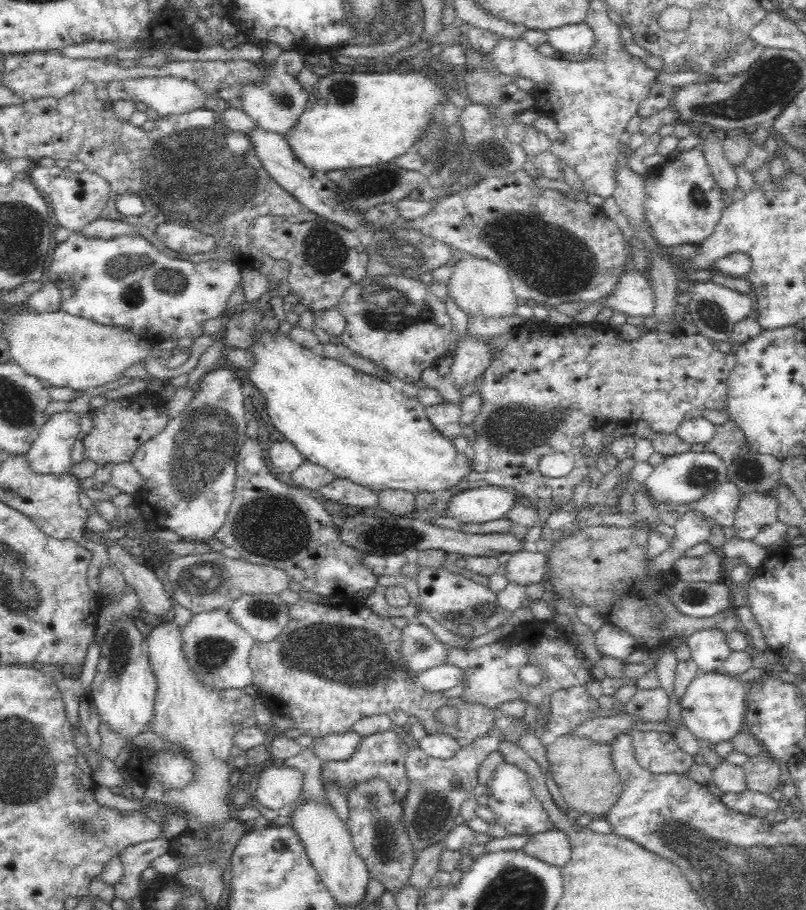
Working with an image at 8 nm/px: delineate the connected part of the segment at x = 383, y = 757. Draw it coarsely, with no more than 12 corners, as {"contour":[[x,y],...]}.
{"contour":[[394,730],[363,737],[348,760],[323,762],[342,794],[378,776],[403,800],[404,754]]}

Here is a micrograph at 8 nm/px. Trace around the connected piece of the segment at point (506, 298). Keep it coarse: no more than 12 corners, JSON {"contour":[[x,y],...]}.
{"contour":[[462,254],[449,296],[467,316],[514,316],[506,269]]}

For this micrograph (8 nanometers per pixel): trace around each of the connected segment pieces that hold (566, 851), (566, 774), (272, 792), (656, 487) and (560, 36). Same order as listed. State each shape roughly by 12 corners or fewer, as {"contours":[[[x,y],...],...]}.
{"contours":[[[557,828],[532,835],[523,851],[552,866],[571,859]],[[567,734],[545,745],[551,778],[580,815],[622,792],[609,743]],[[272,763],[252,798],[284,812],[303,794],[304,773]],[[707,451],[665,456],[645,487],[656,501],[690,507],[728,479]],[[586,22],[546,31],[562,54],[594,51],[594,31]]]}

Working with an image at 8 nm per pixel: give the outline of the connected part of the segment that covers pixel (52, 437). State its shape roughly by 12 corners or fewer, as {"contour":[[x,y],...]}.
{"contour":[[48,416],[26,453],[38,474],[66,475],[81,417]]}

